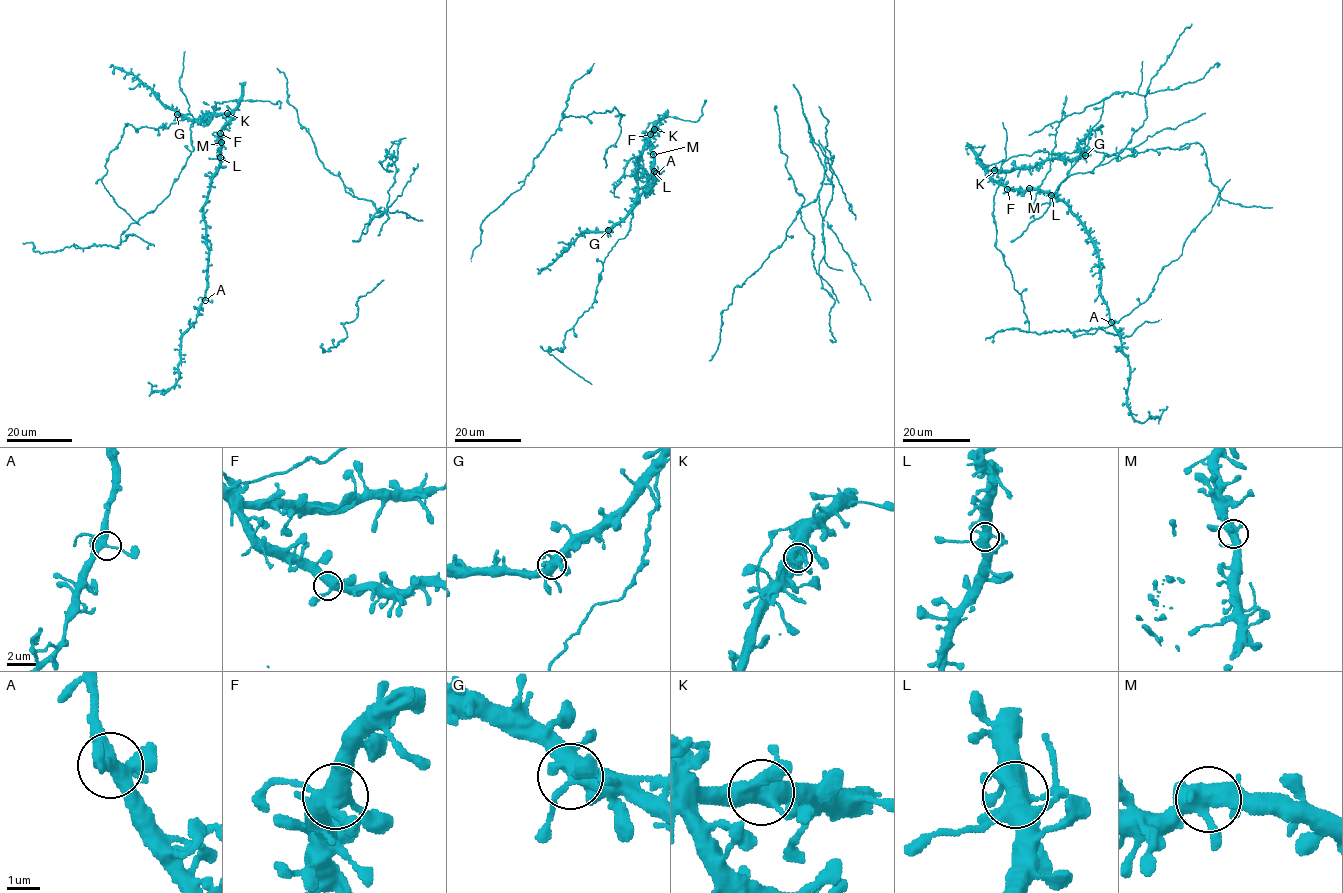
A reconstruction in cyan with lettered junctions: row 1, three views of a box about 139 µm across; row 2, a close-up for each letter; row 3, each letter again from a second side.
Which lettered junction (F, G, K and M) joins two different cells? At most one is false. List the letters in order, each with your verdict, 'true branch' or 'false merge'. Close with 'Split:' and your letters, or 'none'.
F: true branch
G: true branch
K: true branch
M: true branch
Split: none

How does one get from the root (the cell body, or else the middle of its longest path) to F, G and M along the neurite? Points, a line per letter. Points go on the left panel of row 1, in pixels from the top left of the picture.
F: (226, 113), (228, 111), (232, 115), (220, 134)
G: (226, 113), (206, 116), (205, 121), (200, 123), (177, 114)
M: (226, 113), (228, 111), (232, 115), (220, 134), (218, 141), (221, 143)

